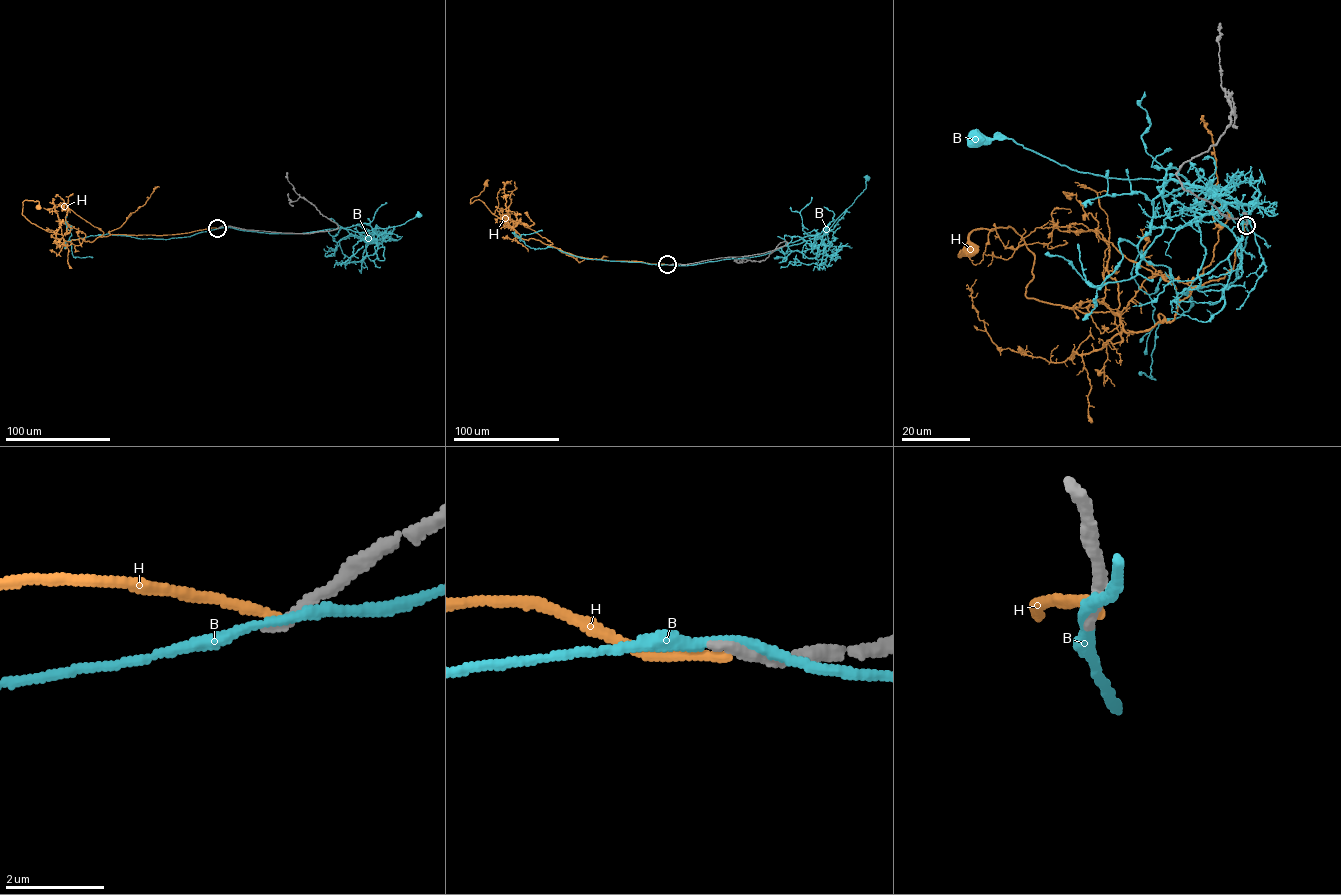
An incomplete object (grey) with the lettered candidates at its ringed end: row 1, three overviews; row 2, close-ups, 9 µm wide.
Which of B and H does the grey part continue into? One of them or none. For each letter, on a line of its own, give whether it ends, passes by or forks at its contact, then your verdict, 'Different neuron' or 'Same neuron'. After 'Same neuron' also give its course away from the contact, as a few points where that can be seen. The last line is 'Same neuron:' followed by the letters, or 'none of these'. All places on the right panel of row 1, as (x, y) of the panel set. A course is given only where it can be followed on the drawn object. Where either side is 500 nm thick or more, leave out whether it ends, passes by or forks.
B: It passes by. Different neuron
H: It ends there. Different neuron
Same neuron: none of these

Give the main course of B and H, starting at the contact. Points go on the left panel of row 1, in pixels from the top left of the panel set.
B: (218, 228), (271, 233), (340, 228), (366, 232), (400, 225), (419, 215)
H: (218, 228), (69, 242), (22, 214), (24, 200), (37, 201), (37, 207)

